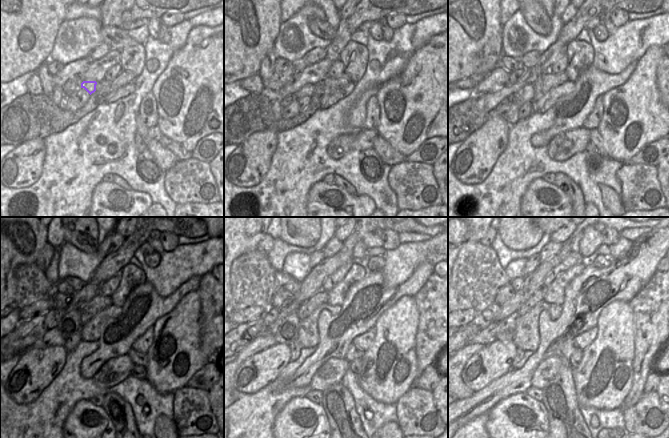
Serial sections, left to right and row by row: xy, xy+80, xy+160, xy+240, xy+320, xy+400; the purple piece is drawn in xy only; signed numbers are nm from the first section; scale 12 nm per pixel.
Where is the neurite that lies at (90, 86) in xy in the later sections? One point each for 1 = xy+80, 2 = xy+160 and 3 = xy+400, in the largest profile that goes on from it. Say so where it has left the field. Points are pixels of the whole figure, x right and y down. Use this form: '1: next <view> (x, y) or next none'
1: next xy+80 (307, 90)
2: next xy+160 (525, 94)
3: next xy+400 (506, 331)

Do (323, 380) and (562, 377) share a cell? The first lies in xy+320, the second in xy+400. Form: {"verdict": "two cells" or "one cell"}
{"verdict": "two cells"}

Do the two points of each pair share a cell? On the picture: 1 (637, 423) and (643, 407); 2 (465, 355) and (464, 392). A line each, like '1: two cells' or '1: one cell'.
1: one cell
2: one cell

